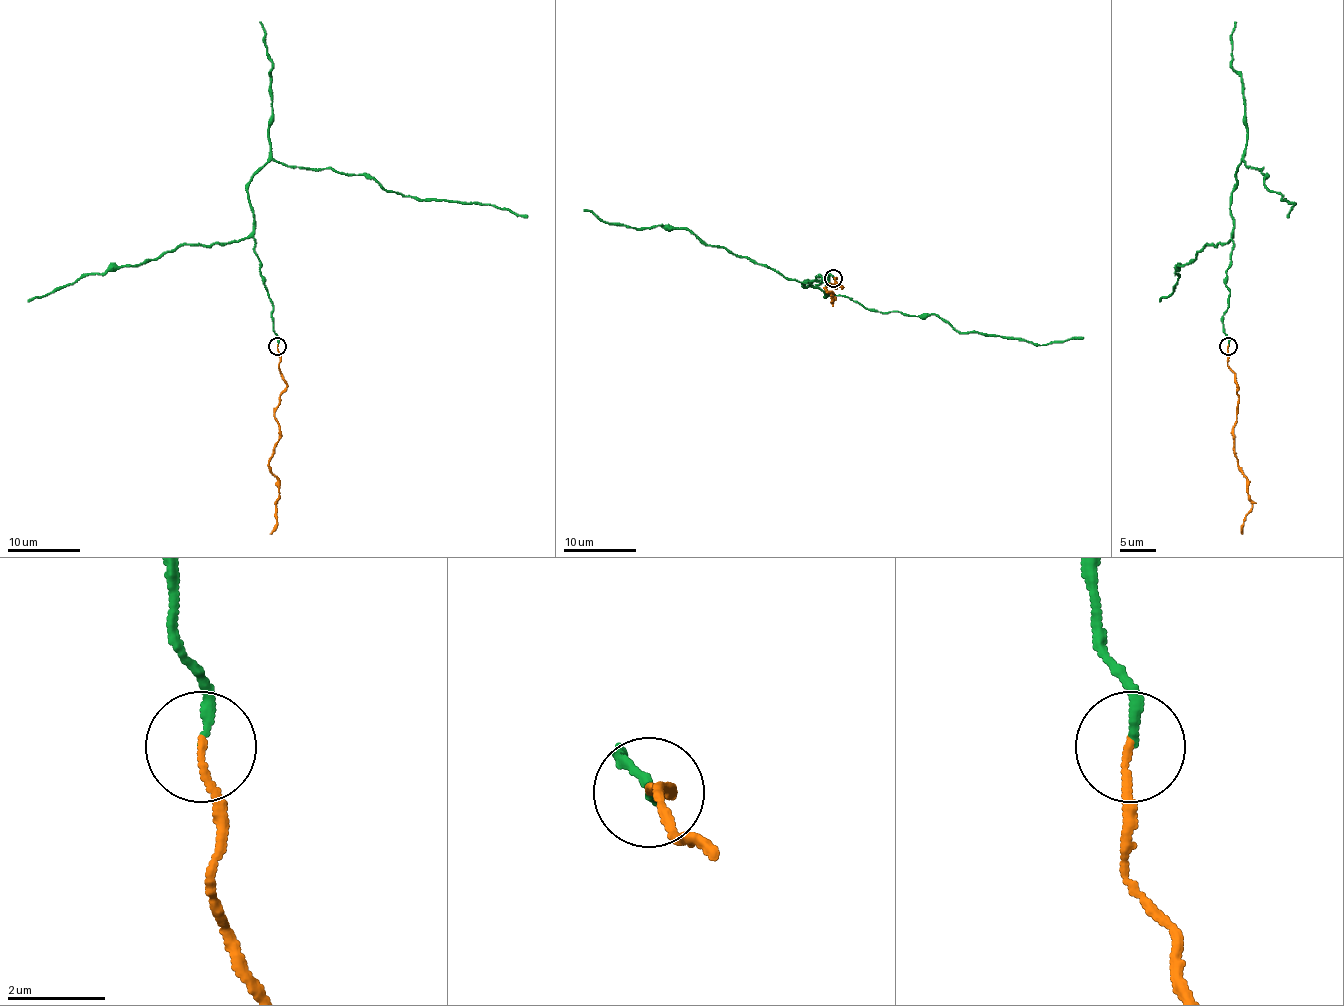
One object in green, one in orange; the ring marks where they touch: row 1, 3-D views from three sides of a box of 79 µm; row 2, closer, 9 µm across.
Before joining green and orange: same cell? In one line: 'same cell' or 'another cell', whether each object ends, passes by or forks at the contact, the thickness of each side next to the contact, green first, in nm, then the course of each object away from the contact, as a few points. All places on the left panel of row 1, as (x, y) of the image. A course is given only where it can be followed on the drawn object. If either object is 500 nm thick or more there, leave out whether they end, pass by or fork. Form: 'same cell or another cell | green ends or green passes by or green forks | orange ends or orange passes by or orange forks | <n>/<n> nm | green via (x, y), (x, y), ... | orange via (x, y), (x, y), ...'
same cell | green ends | orange ends | 180/140 nm | green via (277, 345), (248, 193), (249, 179), (268, 162), (371, 175), (403, 195), (492, 204), (527, 217) | orange via (277, 345), (286, 391), (275, 411), (278, 442), (269, 471), (277, 478), (277, 525), (269, 534)

